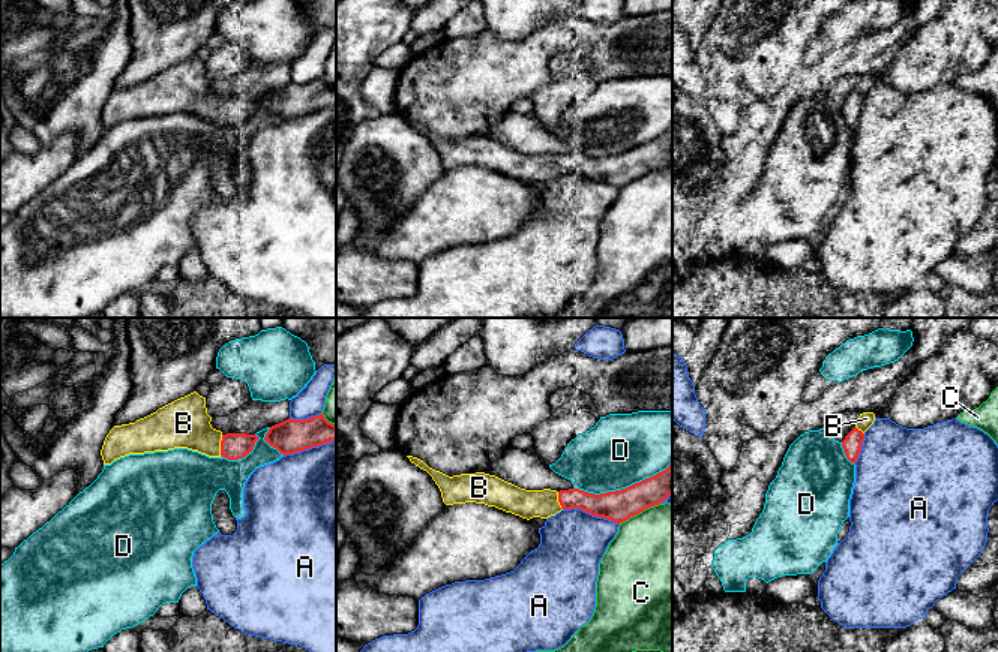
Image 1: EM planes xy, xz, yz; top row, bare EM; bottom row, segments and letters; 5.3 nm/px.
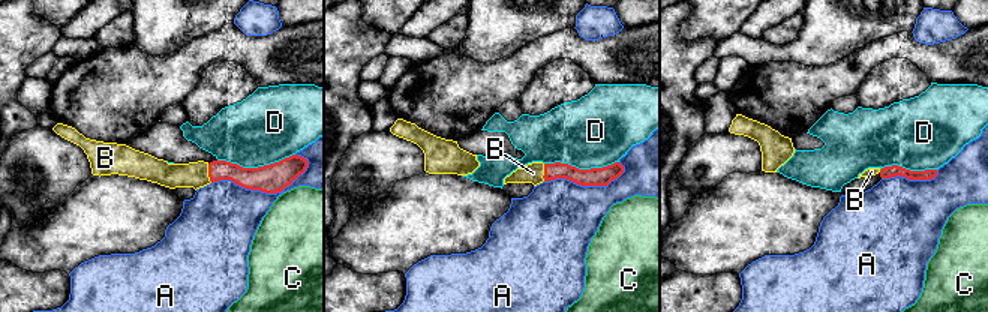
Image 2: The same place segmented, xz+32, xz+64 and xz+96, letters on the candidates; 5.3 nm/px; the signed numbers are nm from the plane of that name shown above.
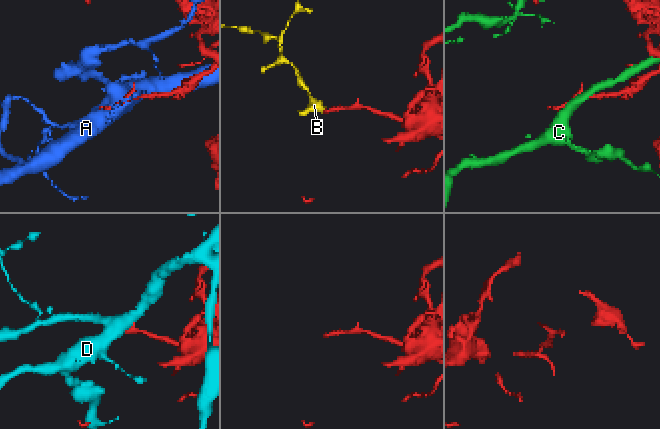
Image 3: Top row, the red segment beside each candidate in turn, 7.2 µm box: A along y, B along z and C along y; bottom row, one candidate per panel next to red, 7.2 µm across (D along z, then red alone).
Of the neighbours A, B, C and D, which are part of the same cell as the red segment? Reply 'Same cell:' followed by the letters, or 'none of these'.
Same cell: B

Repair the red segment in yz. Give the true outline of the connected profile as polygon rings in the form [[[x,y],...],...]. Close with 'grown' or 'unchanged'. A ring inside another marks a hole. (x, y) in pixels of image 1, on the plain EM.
[[[873,76],[860,78],[855,91],[842,105],[843,117],[851,127],[857,126],[861,115],[861,108],[864,105],[864,96],[873,88],[873,85]]]; grown

